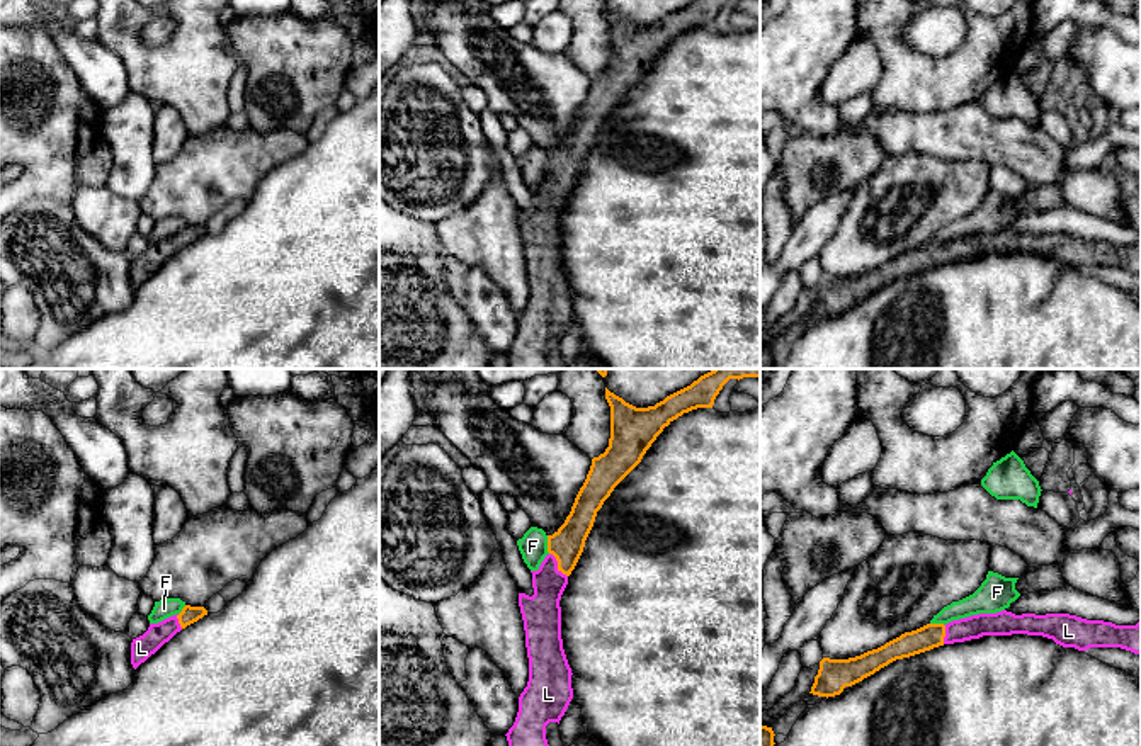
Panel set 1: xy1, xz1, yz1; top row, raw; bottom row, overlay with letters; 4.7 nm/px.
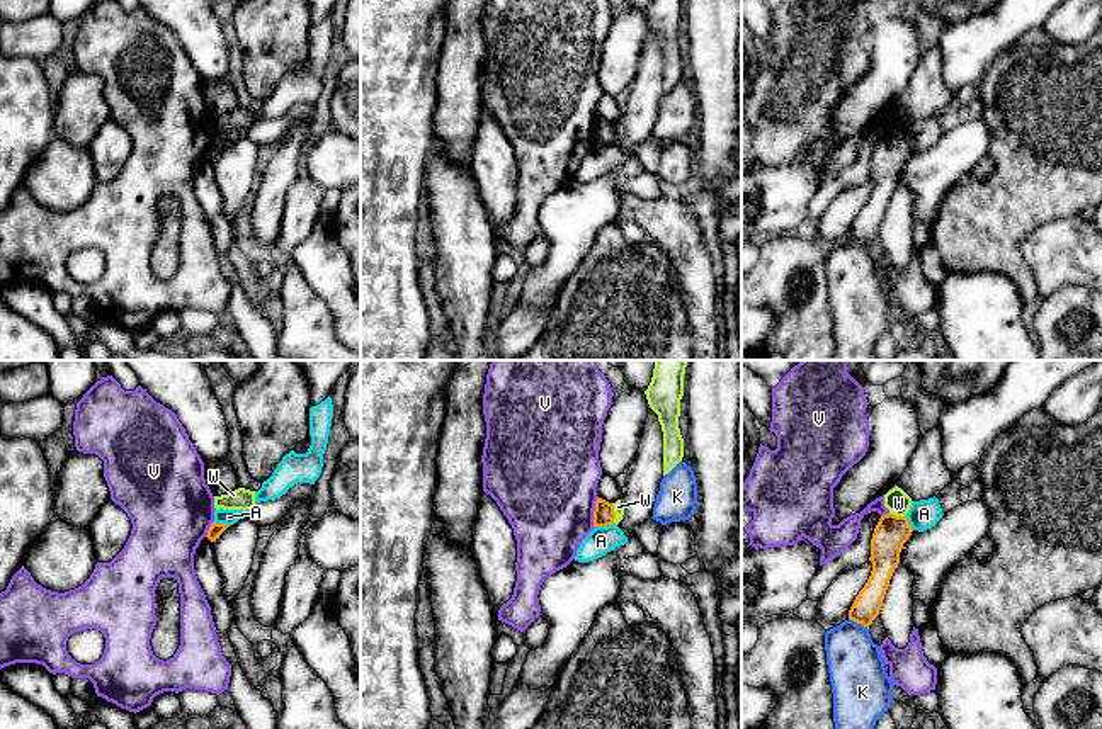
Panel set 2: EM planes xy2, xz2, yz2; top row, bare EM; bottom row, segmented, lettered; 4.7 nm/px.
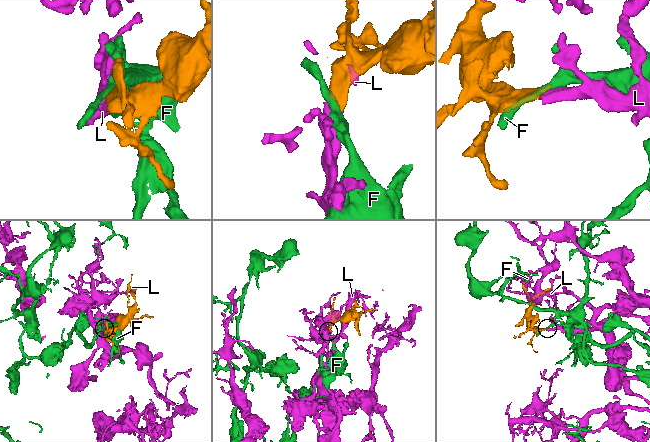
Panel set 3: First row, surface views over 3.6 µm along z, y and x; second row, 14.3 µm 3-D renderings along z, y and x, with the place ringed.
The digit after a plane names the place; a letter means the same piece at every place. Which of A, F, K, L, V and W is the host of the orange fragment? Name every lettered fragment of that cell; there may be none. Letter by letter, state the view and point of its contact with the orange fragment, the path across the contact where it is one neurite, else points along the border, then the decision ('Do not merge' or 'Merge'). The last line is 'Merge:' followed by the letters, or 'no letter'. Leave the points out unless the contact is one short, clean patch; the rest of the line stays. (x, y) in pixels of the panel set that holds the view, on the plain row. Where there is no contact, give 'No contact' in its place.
A: Touches orange at xz2 (604, 145). Boundary: xz2 (614, 143), (596, 146). Do not merge
F: Touches orange at xz1 (548, 163). Boundary: xz1 (546, 155), (546, 169), (550, 172). Do not merge
K: Touches orange at yz2 (859, 242). Do not merge
L: Touches orange at xz1 (558, 184). Path across: xz1 (567, 163), (558, 184), (548, 201), (541, 233). Merge
V: Touches orange at xz2 (594, 131). Do not merge
W: Touches orange at xz2 (614, 133). Do not merge
Merge: L

